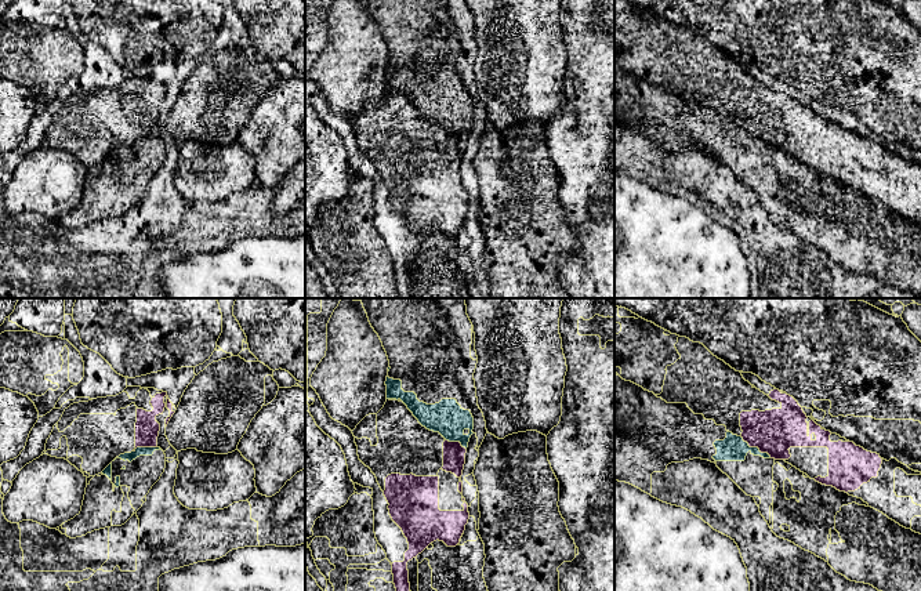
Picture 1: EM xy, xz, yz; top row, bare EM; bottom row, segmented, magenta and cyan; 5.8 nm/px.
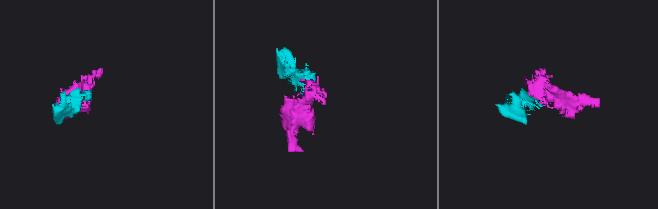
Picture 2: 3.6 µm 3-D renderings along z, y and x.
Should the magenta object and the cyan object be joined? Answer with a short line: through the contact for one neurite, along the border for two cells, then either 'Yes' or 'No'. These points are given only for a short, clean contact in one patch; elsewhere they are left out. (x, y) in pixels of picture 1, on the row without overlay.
Line: yz (740, 126), (750, 137), (755, 137), (771, 147). No

